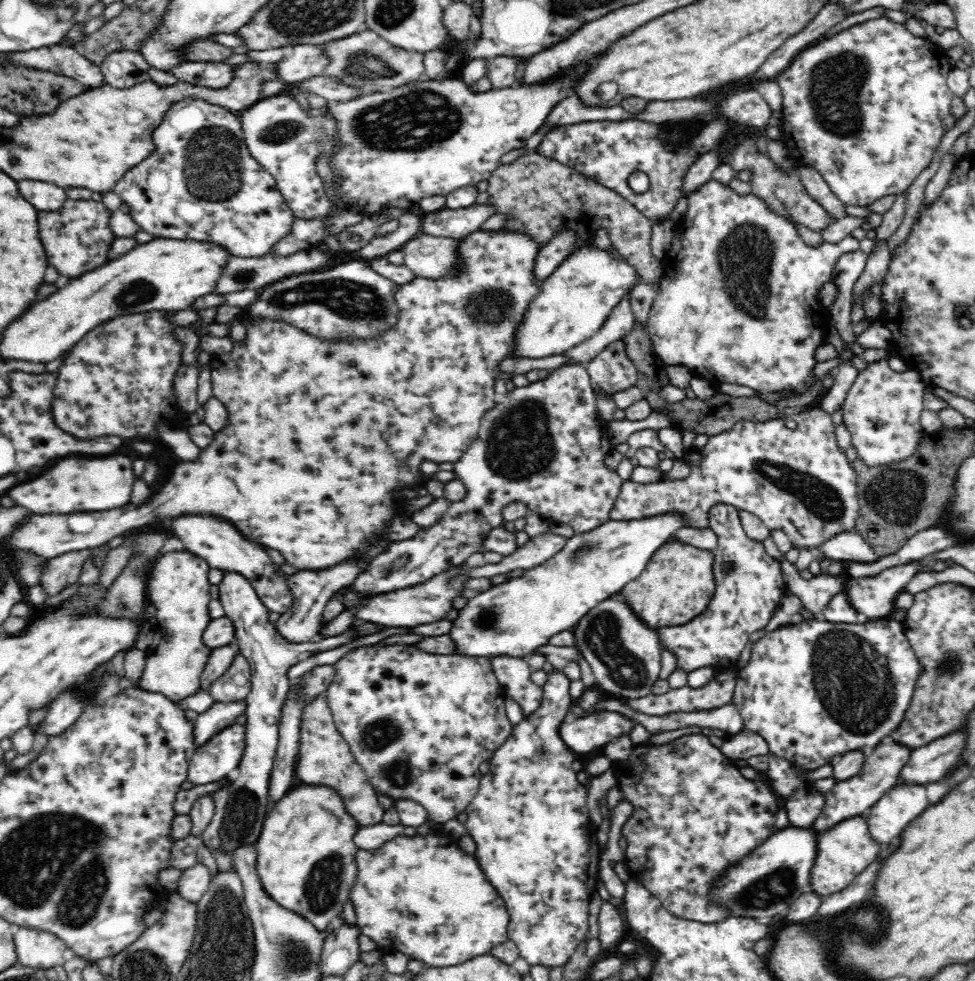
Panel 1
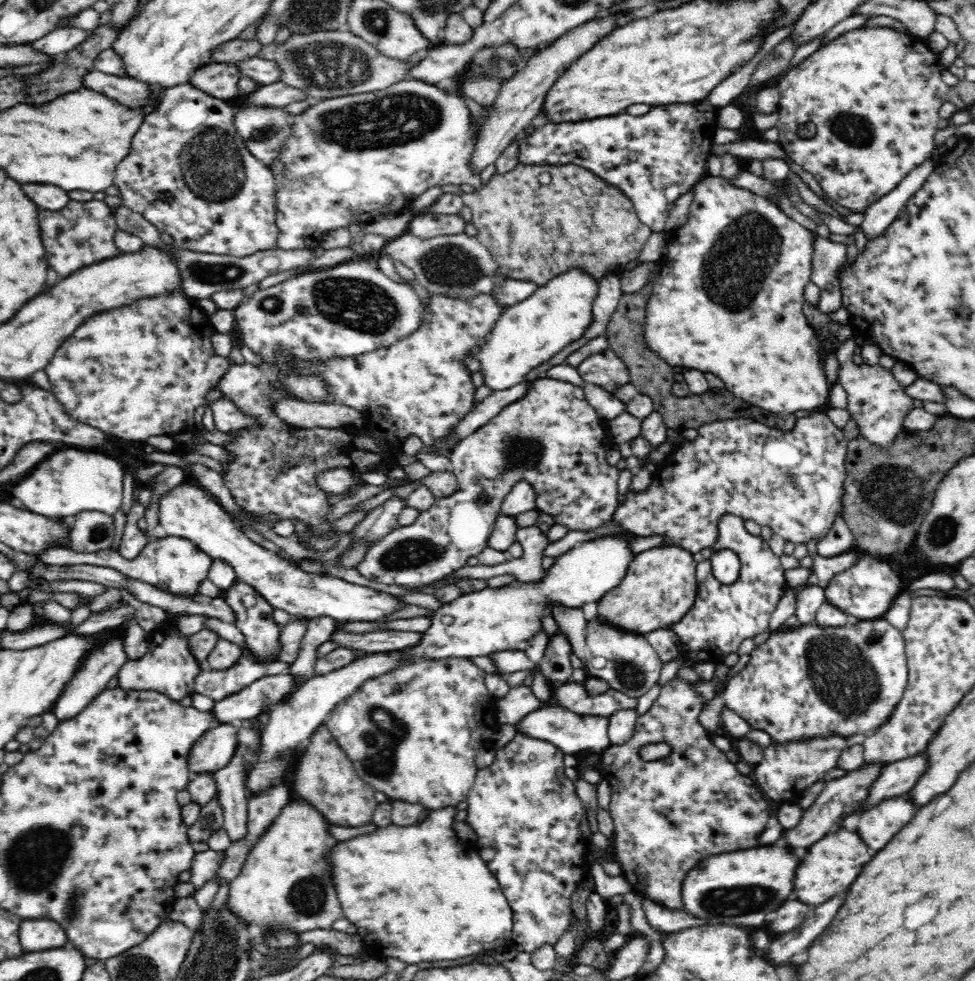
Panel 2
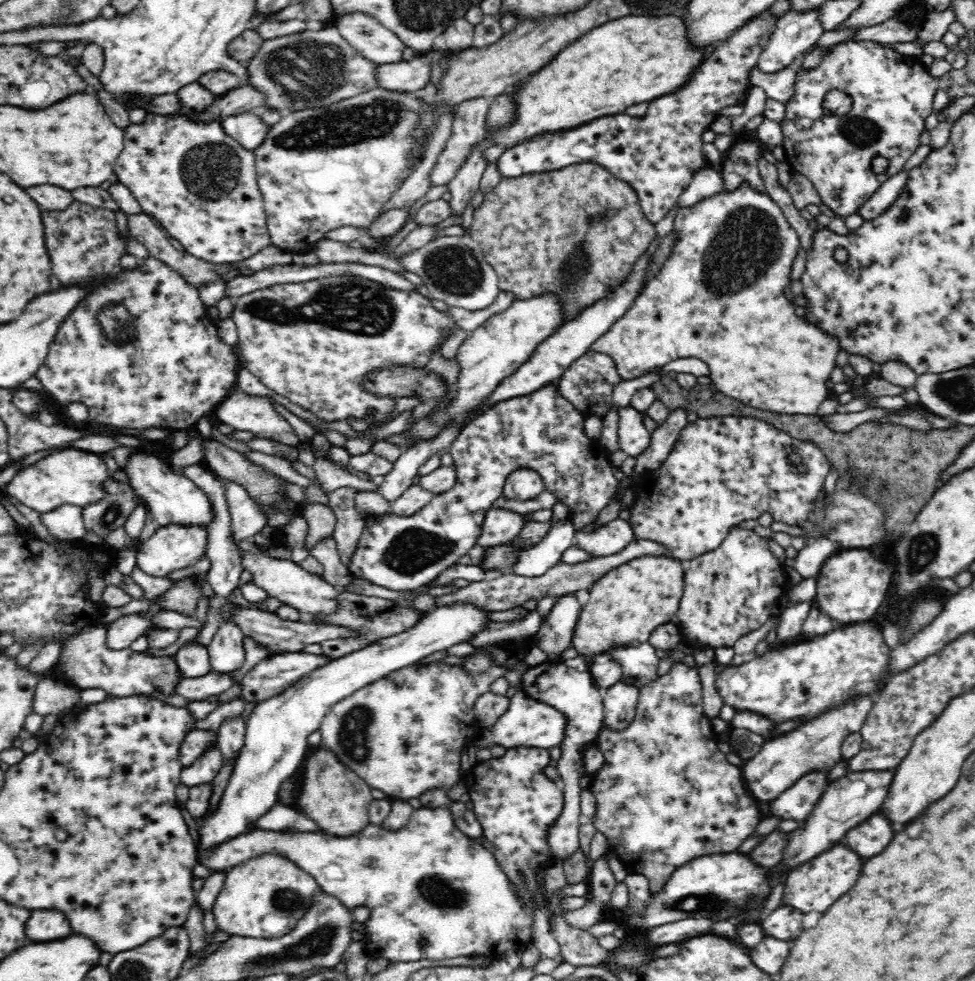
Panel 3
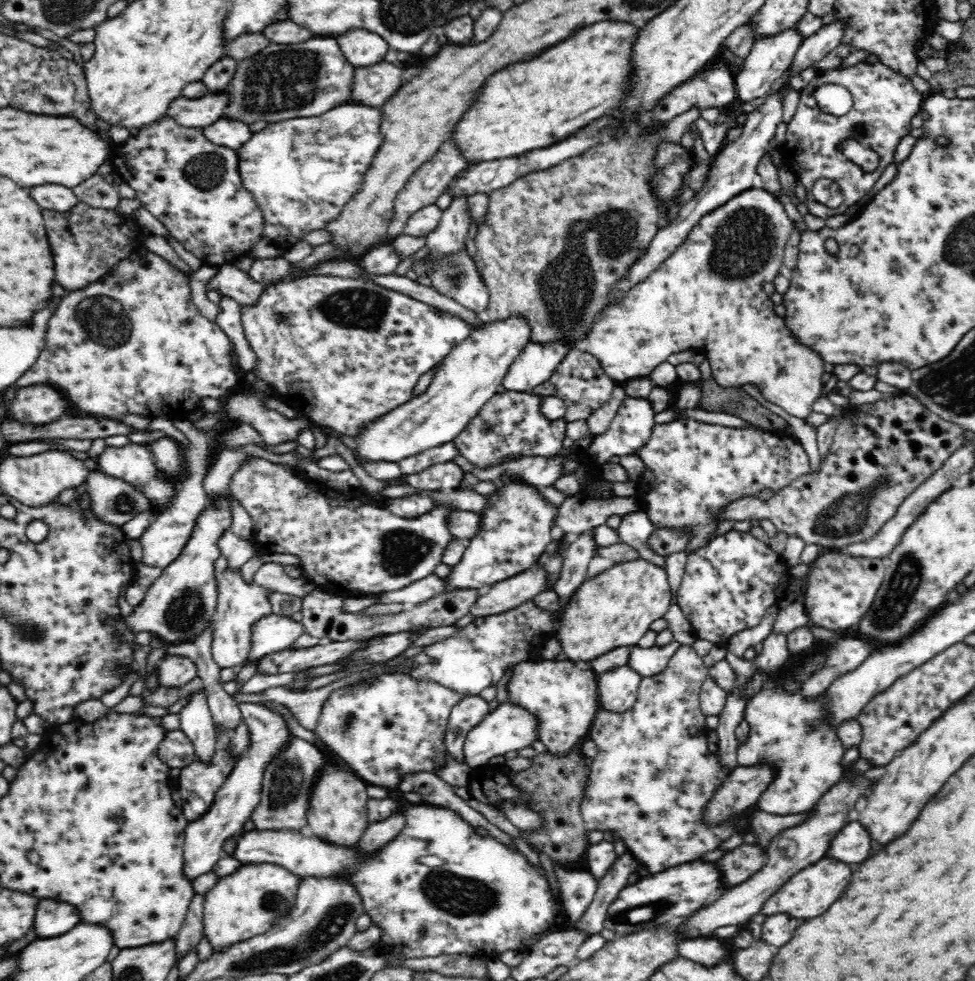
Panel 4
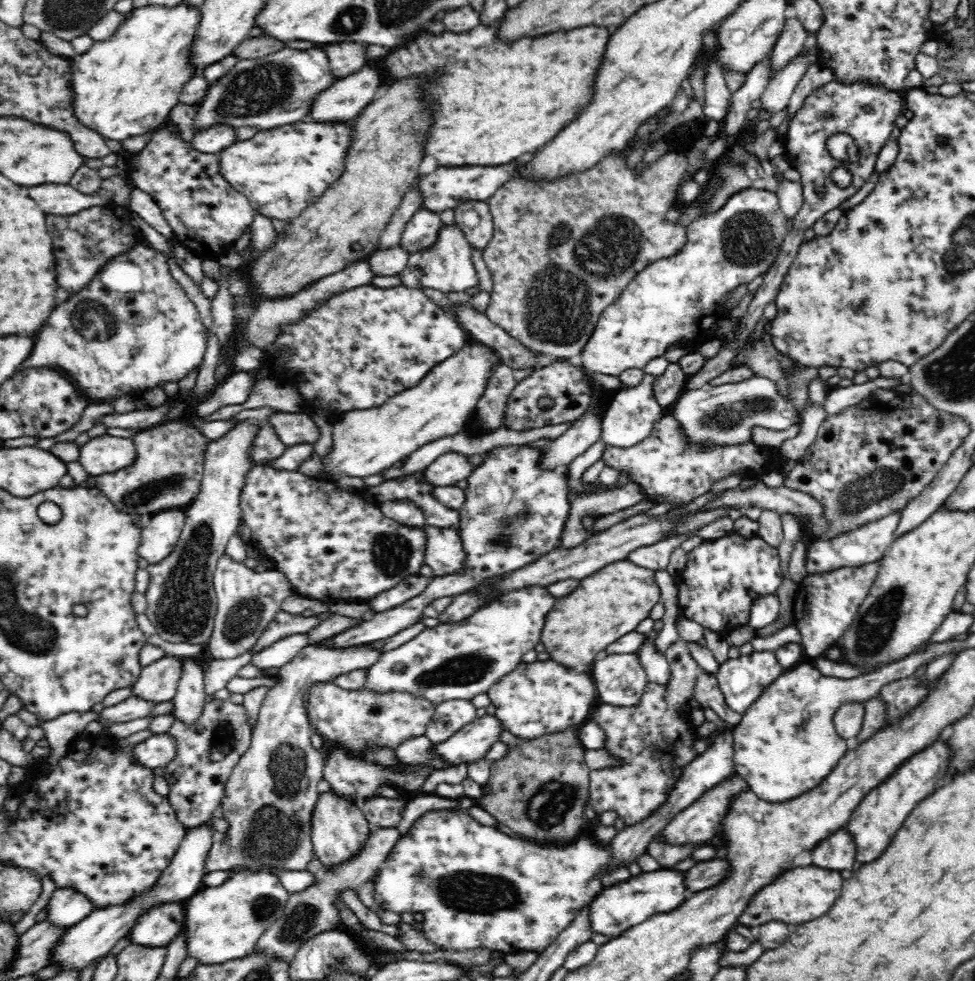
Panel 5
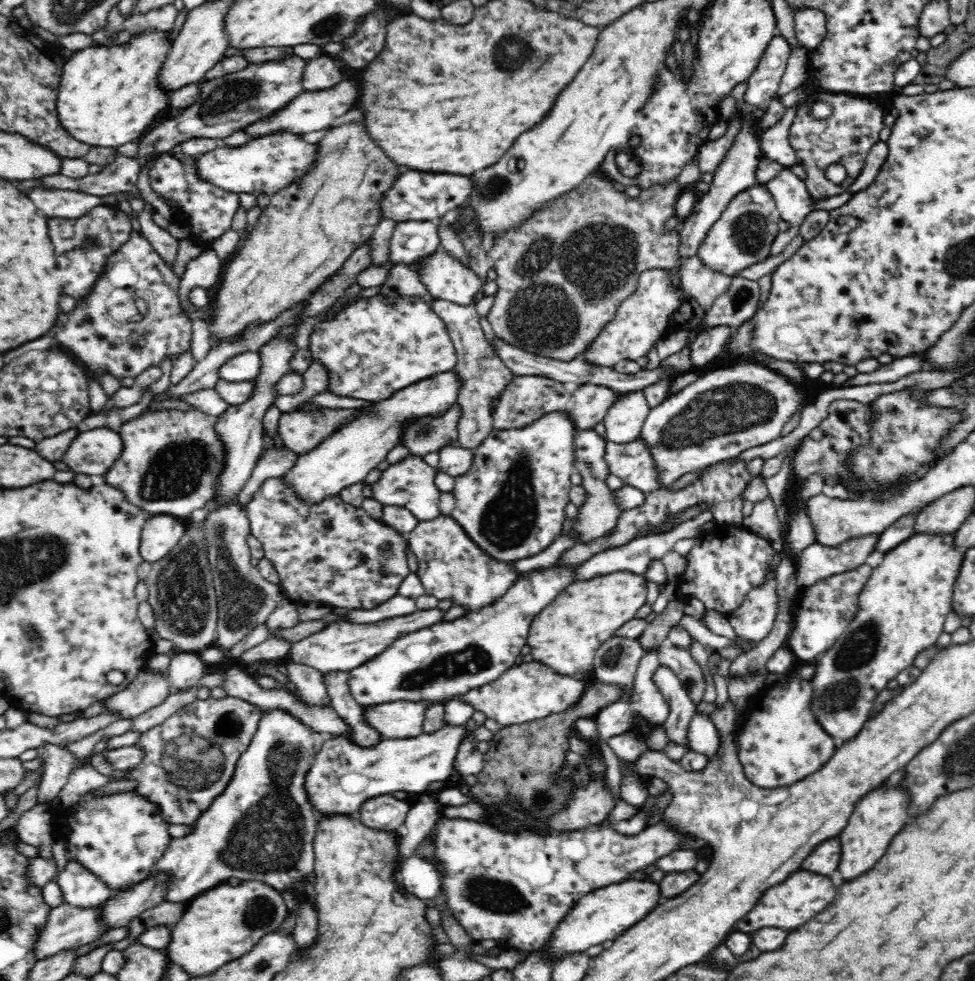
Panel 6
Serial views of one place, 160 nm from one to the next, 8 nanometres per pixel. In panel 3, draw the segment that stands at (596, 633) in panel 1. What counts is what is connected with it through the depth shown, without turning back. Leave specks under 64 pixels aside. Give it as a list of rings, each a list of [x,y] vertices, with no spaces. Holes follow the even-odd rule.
[[[648,642],[631,643],[624,646],[610,646],[609,650],[591,661],[616,662],[622,670],[620,681],[639,690],[657,678],[659,659],[656,649]]]

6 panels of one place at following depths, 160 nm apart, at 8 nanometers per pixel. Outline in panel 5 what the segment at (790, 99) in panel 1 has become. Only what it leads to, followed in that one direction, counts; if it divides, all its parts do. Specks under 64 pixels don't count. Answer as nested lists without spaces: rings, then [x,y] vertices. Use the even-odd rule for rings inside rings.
[[[832,80],[814,90],[806,96],[800,110],[791,118],[787,133],[784,135],[783,155],[789,160],[791,166],[800,173],[800,184],[803,189],[803,206],[800,212],[794,216],[794,228],[784,238],[784,244],[780,248],[780,254],[768,272],[764,274],[763,285],[755,290],[755,296],[748,305],[748,310],[740,328],[737,330],[737,339],[731,343],[721,346],[718,355],[705,361],[702,368],[691,376],[688,376],[685,390],[698,390],[709,386],[709,382],[726,372],[732,364],[732,360],[738,354],[738,348],[744,346],[746,338],[754,330],[760,318],[763,317],[764,310],[770,302],[774,302],[780,285],[792,264],[796,259],[802,242],[806,240],[806,229],[813,227],[820,218],[836,210],[854,197],[854,194],[866,184],[866,182],[876,172],[876,160],[878,153],[890,140],[892,130],[896,126],[898,117],[904,114],[905,98],[898,93],[898,90],[890,90],[881,84],[876,84],[871,80],[854,80],[854,82],[840,82]],[[870,106],[870,111],[866,108]],[[845,132],[854,138],[860,151],[860,158],[857,163],[846,163],[835,160],[830,156],[827,149],[827,140],[833,134]],[[836,165],[846,167],[852,174],[852,183],[848,188],[840,188],[832,181],[832,171]],[[822,191],[822,196],[819,194]]]

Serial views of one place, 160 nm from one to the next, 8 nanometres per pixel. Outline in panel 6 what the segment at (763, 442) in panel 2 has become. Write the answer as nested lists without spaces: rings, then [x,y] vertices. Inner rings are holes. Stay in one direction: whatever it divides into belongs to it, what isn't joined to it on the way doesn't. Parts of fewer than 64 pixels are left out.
[[[643,438],[627,443],[615,443],[606,440],[605,462],[611,473],[619,476],[624,485],[634,486],[634,488],[638,488],[638,490],[645,493],[664,489],[663,484],[659,481],[658,463],[654,461],[651,448],[649,448],[649,444]]]

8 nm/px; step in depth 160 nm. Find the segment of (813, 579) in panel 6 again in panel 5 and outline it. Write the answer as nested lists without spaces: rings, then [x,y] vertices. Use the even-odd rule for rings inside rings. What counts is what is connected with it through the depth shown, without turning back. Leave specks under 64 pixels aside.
[[[901,511],[892,512],[884,518],[864,525],[862,528],[850,531],[845,535],[816,540],[807,548],[806,568],[808,573],[830,572],[844,566],[862,566],[879,561],[886,549],[894,542],[895,532],[900,524]]]

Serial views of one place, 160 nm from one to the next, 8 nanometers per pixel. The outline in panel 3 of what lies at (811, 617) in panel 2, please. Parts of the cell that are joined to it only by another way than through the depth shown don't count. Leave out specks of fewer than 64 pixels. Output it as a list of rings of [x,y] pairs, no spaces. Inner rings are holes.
[[[814,599],[806,600],[806,602],[794,602],[781,612],[781,621],[777,628],[777,644],[793,642],[802,636],[804,621],[808,618],[813,606]]]

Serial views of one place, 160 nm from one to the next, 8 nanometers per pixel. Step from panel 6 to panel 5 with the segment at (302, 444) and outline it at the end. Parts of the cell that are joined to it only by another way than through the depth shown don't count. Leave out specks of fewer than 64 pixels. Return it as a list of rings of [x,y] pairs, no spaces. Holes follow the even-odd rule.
[[[272,412],[265,423],[272,425],[274,435],[286,446],[302,444],[302,442],[315,443],[321,437],[321,430],[314,420],[304,412],[283,413]]]

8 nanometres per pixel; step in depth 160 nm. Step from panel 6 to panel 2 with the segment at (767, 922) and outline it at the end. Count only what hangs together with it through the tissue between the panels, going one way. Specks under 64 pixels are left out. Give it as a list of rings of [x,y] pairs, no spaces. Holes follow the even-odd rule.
[[[842,826],[815,842],[803,851],[801,863],[796,869],[793,884],[797,899],[814,907],[848,890],[848,886],[852,886],[852,882],[862,872],[864,864],[872,860],[868,848],[869,846],[856,831],[850,831]]]

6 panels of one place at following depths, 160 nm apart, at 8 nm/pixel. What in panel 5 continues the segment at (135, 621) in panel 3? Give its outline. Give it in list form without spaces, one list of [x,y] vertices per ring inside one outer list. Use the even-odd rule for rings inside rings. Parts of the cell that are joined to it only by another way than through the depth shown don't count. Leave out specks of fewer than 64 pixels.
[[[241,421],[232,431],[216,441],[210,441],[203,455],[203,477],[200,482],[198,496],[186,510],[185,525],[179,541],[172,552],[155,565],[148,565],[150,582],[145,591],[146,610],[144,613],[155,626],[159,636],[166,642],[188,642],[188,644],[201,644],[209,641],[215,628],[215,614],[217,610],[217,594],[213,587],[213,578],[218,559],[224,555],[224,549],[230,536],[236,533],[238,524],[242,519],[240,508],[240,492],[246,482],[246,474],[251,470],[253,463],[249,458],[250,446],[254,442],[256,433],[260,428],[250,423]]]

